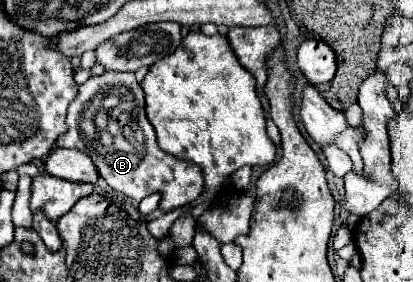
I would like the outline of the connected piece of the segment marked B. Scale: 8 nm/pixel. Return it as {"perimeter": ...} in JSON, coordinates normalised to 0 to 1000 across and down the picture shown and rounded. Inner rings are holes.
{"perimeter":[[[249,255],[196,298],[191,333],[162,397],[162,468],[138,489],[138,518],[201,532],[235,589],[240,624],[254,631],[274,674],[327,716],[341,716],[375,681],[390,688],[395,738],[385,745],[395,752],[467,723],[496,681],[492,610],[477,582],[404,553],[380,518],[375,461],[351,411],[351,326],[317,255]],[[259,340],[283,340],[283,376]],[[269,426],[293,447],[293,482],[283,489],[298,489],[303,504],[283,504],[259,461]]]}

